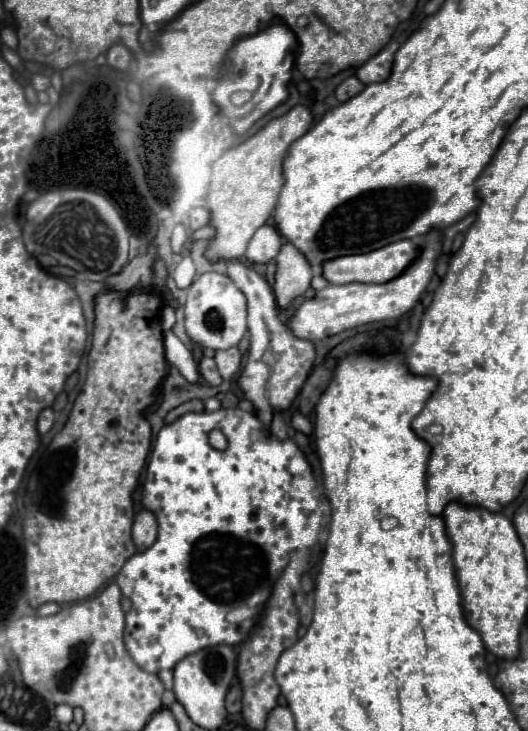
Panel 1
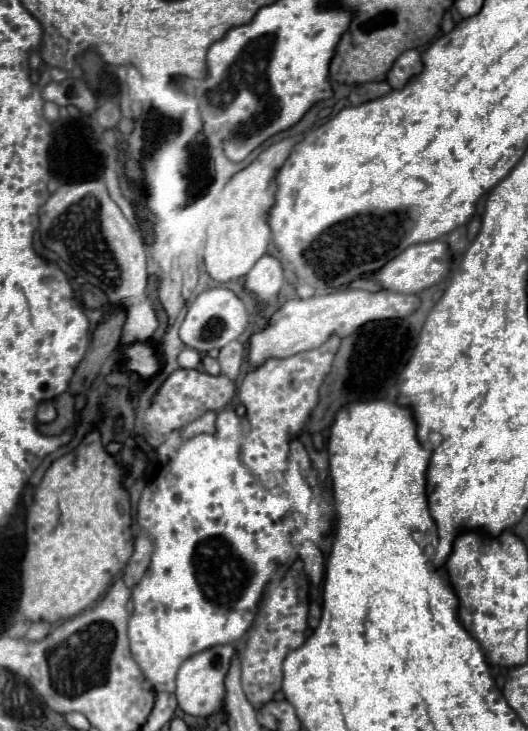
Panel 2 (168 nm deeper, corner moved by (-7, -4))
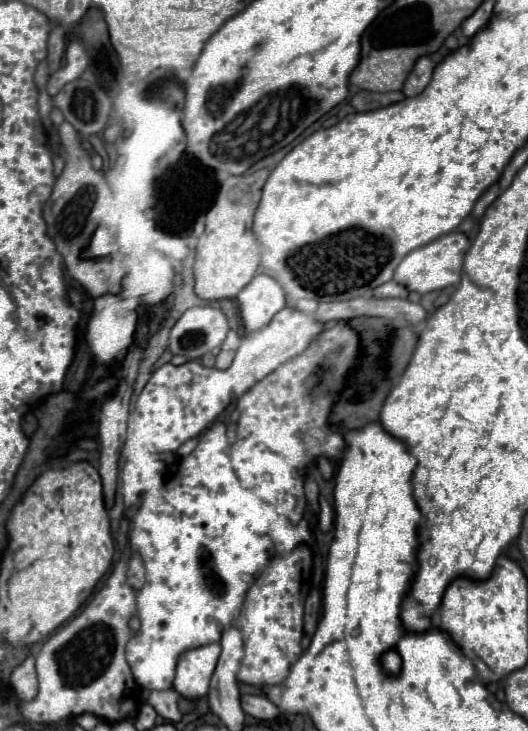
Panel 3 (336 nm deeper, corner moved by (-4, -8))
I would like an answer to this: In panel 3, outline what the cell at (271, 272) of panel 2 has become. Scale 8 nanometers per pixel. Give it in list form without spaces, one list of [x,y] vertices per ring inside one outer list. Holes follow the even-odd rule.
[[[258,274],[252,282],[238,294],[240,316],[246,334],[264,328],[276,312],[286,306],[282,286],[268,274]]]

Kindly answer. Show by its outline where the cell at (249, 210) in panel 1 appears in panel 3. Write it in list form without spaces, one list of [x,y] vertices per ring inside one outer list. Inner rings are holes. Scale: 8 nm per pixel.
[[[262,168],[254,174],[246,176],[230,176],[218,200],[206,214],[206,230],[198,240],[196,262],[194,262],[194,278],[196,278],[196,294],[204,300],[220,300],[220,298],[236,298],[236,294],[254,278],[260,264],[260,244],[252,234],[252,218],[256,206],[260,202],[262,186],[270,174],[270,168]]]

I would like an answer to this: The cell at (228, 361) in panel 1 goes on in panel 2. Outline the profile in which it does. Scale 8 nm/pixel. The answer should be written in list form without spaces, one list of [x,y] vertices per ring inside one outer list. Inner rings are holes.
[[[233,340],[229,342],[227,346],[223,346],[219,350],[219,364],[221,364],[221,372],[235,380],[237,374],[239,374],[239,368],[241,368],[241,362],[243,362],[243,344],[239,340]]]

